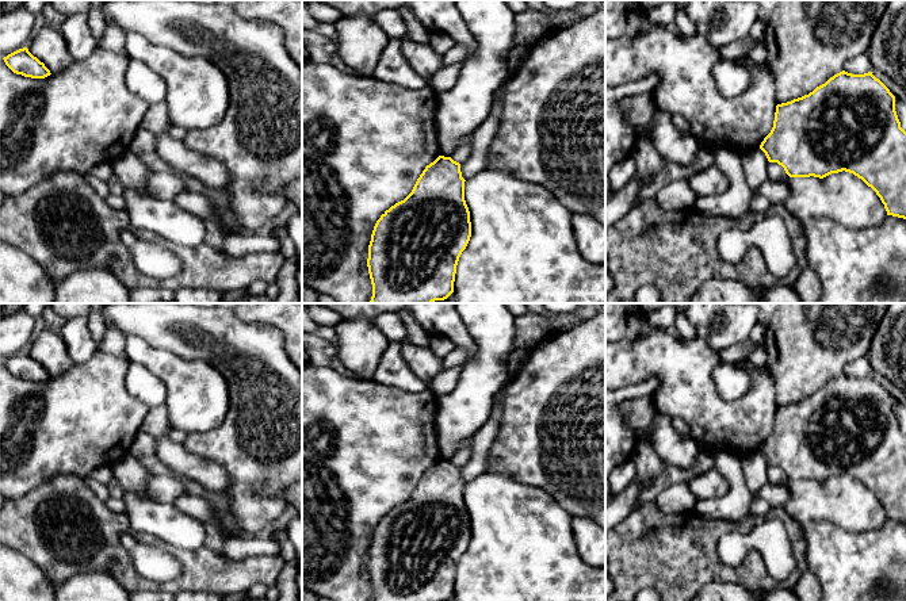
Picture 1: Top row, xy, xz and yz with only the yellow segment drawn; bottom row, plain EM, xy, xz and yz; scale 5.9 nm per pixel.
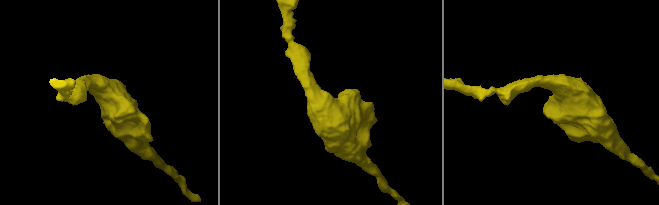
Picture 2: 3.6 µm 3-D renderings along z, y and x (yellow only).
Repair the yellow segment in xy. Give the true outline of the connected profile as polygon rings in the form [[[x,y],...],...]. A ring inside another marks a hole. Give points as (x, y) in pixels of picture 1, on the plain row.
[[[27,351],[19,352],[3,361],[5,368],[16,378],[31,382],[45,382],[50,374],[34,360]]]

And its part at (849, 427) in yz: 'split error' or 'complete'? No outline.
complete

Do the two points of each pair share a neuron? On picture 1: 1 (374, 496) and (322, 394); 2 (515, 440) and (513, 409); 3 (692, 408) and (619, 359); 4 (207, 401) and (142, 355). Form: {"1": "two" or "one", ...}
{"1": "one", "2": "one", "3": "one", "4": "one"}

